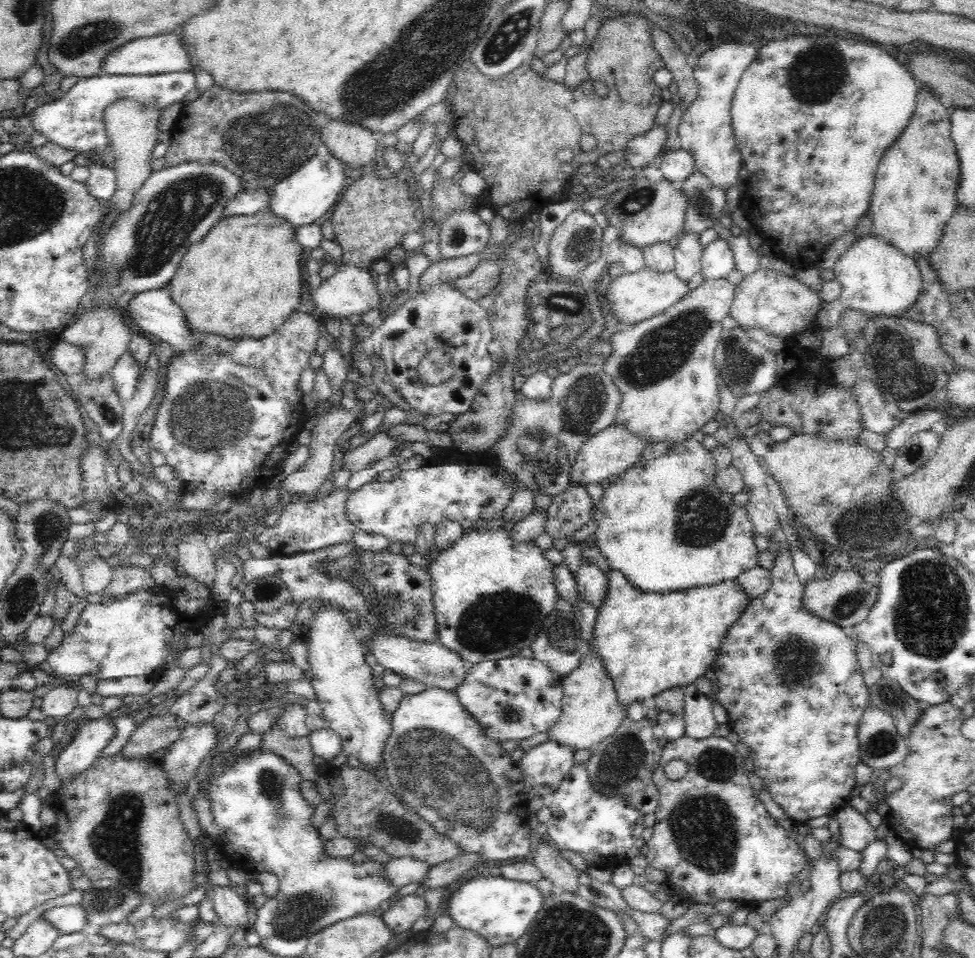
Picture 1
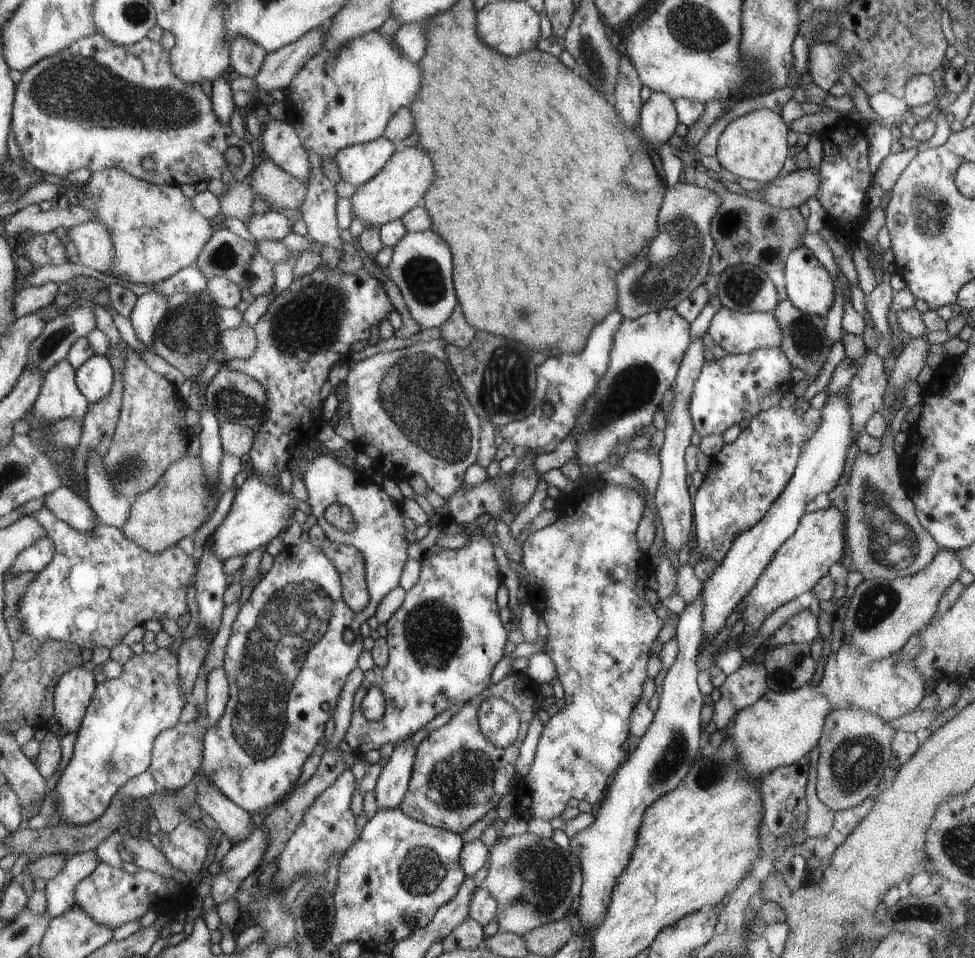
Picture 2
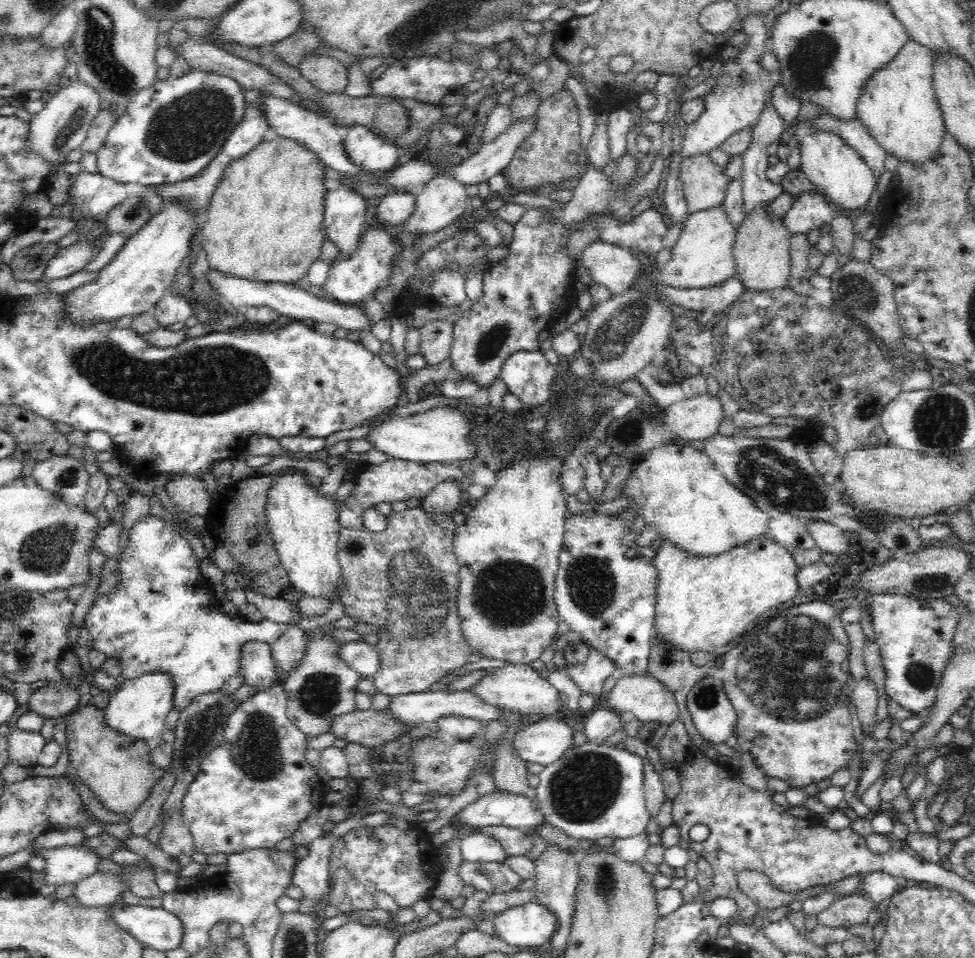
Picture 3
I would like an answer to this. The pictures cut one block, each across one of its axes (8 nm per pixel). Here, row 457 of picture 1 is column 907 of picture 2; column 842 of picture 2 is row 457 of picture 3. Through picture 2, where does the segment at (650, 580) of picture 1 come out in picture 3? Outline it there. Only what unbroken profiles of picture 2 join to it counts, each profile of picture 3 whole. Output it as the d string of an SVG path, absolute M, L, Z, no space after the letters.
M671 443L654 448L644 460L632 465L621 496L632 498L634 504L630 506L629 511L634 511L636 518L644 521L652 537L678 543L683 550L690 551L691 554L720 554L769 532L768 522L771 516L759 510L749 496L732 486L727 478L717 471L705 452L696 451L688 445L678 446Z

